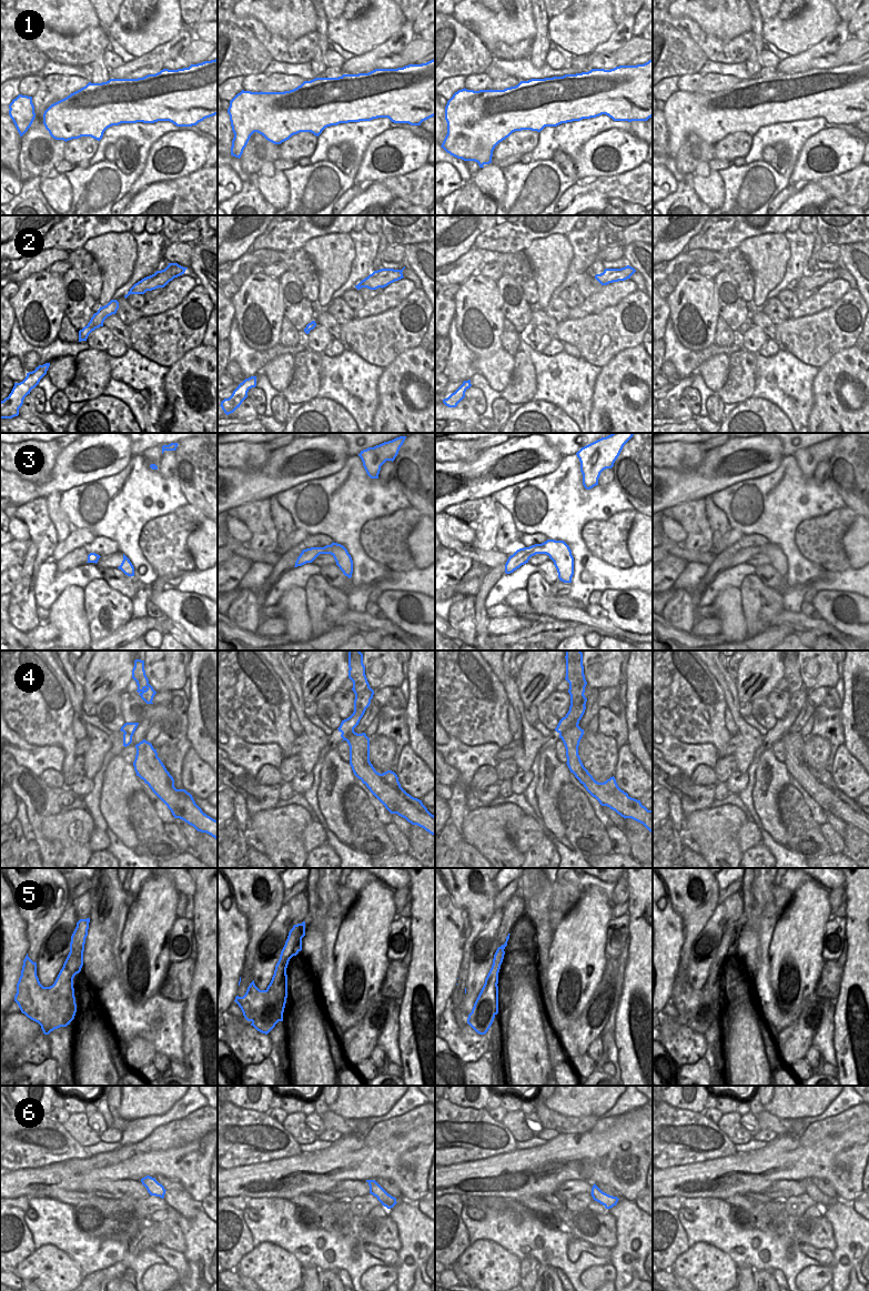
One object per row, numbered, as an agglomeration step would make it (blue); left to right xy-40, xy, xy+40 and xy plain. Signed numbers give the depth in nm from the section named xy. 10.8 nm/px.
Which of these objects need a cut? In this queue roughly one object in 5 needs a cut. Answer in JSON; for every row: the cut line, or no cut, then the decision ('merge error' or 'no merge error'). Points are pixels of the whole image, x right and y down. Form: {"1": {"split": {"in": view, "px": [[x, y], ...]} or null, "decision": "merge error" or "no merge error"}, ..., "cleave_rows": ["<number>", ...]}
{"1": {"split": null, "decision": "no merge error"}, "2": {"split": null, "decision": "no merge error"}, "3": {"split": null, "decision": "no merge error"}, "4": {"split": null, "decision": "no merge error"}, "5": {"split": {"in": "xy", "px": [[282, 1017], [275, 1005], [269, 1002], [263, 1014], [252, 1021]]}, "decision": "merge error"}, "6": {"split": null, "decision": "no merge error"}, "cleave_rows": ["5"]}

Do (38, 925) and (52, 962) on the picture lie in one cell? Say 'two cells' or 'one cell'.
two cells

